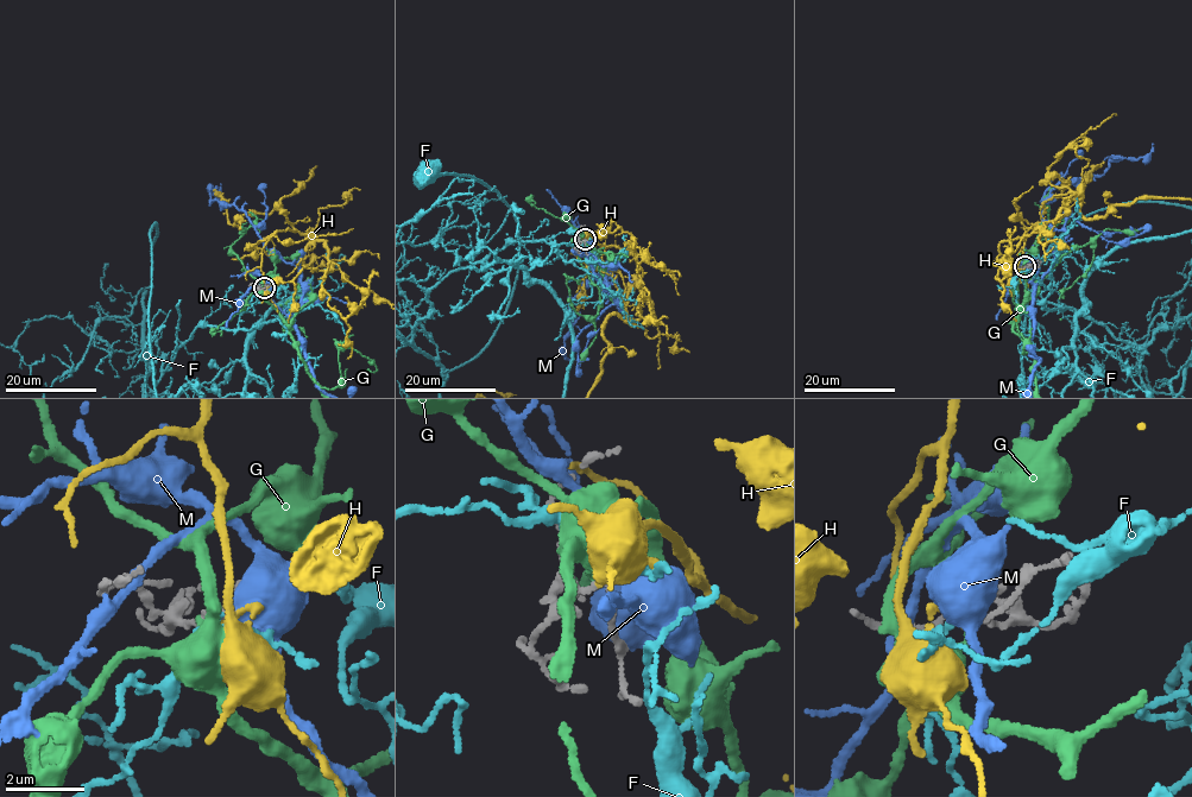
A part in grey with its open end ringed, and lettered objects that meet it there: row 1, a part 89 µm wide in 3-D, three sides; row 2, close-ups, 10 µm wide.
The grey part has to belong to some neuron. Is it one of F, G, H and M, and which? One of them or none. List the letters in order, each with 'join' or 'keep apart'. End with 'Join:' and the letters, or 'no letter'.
F: join
G: keep apart
H: keep apart
M: keep apart
Join: F

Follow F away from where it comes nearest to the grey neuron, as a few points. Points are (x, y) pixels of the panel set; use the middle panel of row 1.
F: (585, 238), (506, 244), (428, 290), (412, 343), (448, 372), (497, 328), (518, 227), (475, 178), (424, 178)

